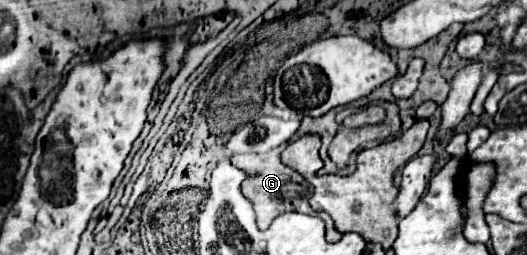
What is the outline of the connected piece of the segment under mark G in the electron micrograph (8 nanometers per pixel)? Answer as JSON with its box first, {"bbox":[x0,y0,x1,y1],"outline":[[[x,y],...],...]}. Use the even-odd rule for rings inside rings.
{"bbox":[231,145,320,229],"outline":[[[285,145],[271,149],[269,153],[263,153],[263,155],[249,153],[249,155],[241,155],[241,157],[231,157],[231,163],[247,173],[247,179],[243,181],[243,193],[253,201],[259,229],[267,229],[271,225],[271,221],[279,213],[285,213],[285,211],[300,211],[300,213],[319,217],[320,212],[313,211],[309,205],[310,197],[307,193],[309,189],[305,187],[303,177],[295,169],[289,169],[287,165],[283,165],[283,161],[281,161],[283,149],[285,149]],[[295,191],[299,191],[299,195],[295,195]]]}

